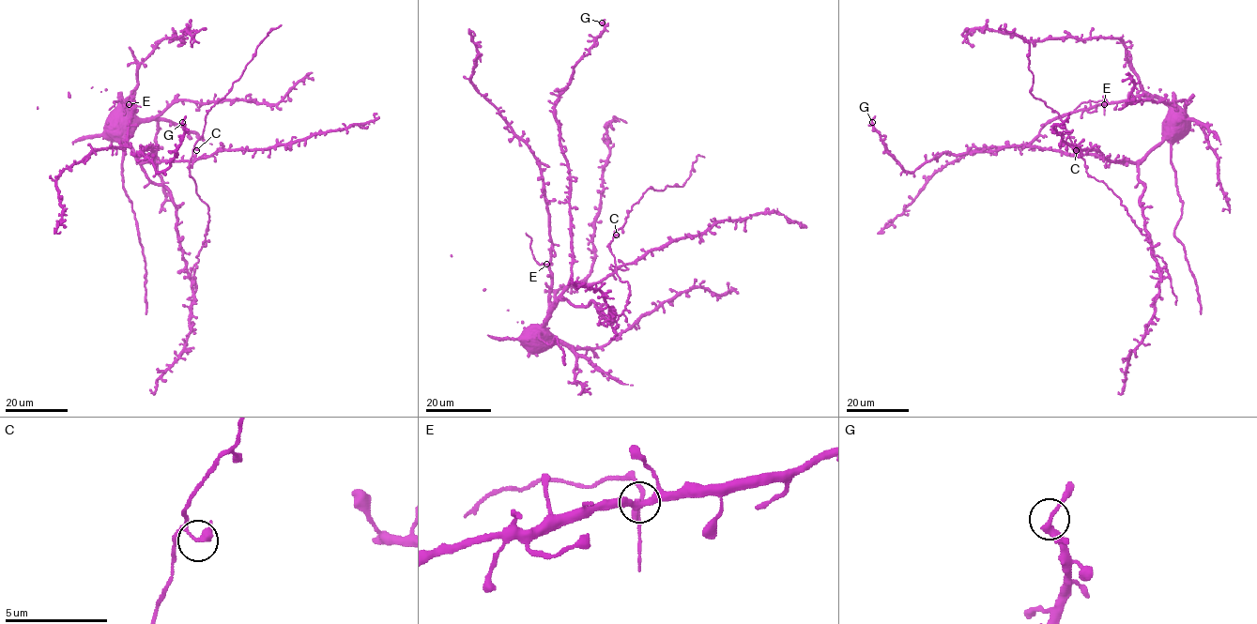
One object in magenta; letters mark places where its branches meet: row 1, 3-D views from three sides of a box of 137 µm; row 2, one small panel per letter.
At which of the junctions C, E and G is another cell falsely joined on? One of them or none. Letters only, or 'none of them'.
E

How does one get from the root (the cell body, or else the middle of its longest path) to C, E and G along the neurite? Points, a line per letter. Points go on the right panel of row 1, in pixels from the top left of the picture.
C: (1144, 188), (1140, 202), (1144, 231), (1164, 279), (1166, 264), (1154, 254), (1121, 200), (1086, 172), (1076, 150)
E: (1144, 188), (1138, 178), (1138, 165), (1164, 137), (1164, 122), (1169, 107), (1162, 100), (1146, 95), (1104, 104)
G: (1144, 188), (1138, 167), (1131, 162), (1019, 145), (942, 153), (906, 172), (886, 150), (872, 122)

